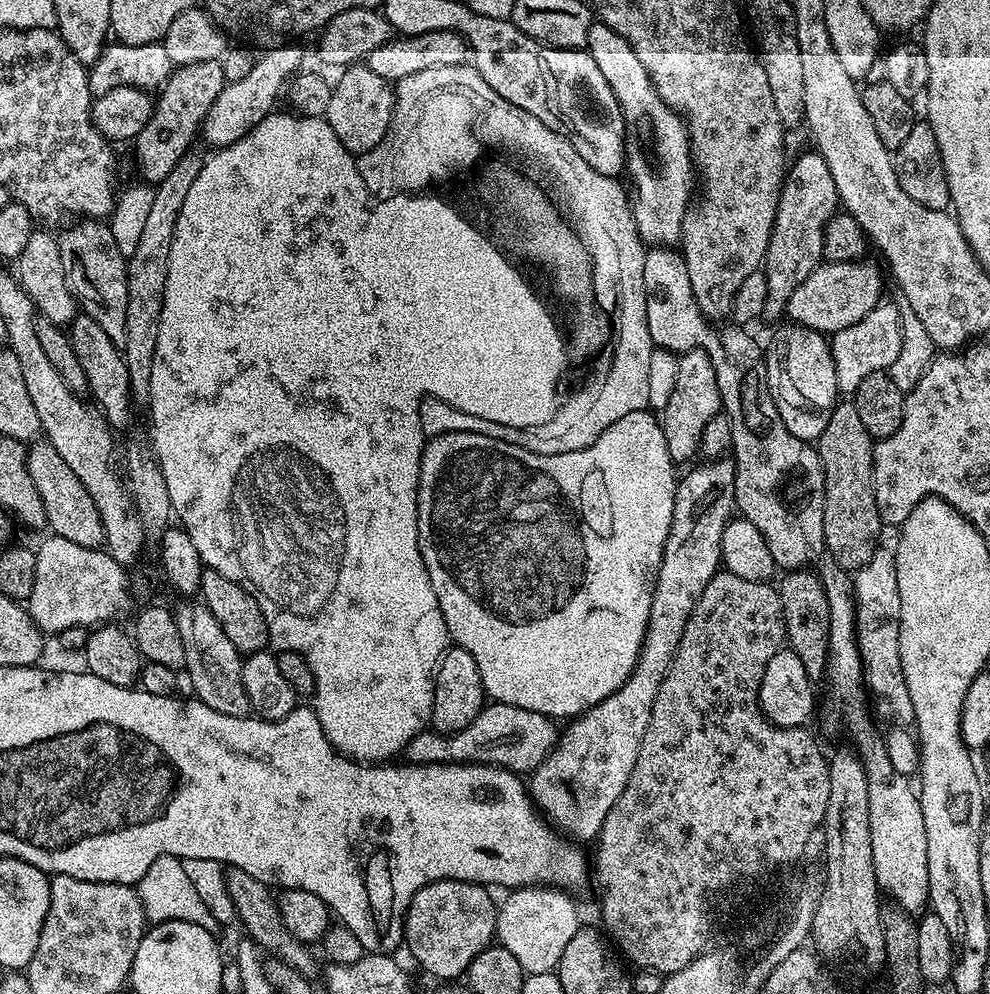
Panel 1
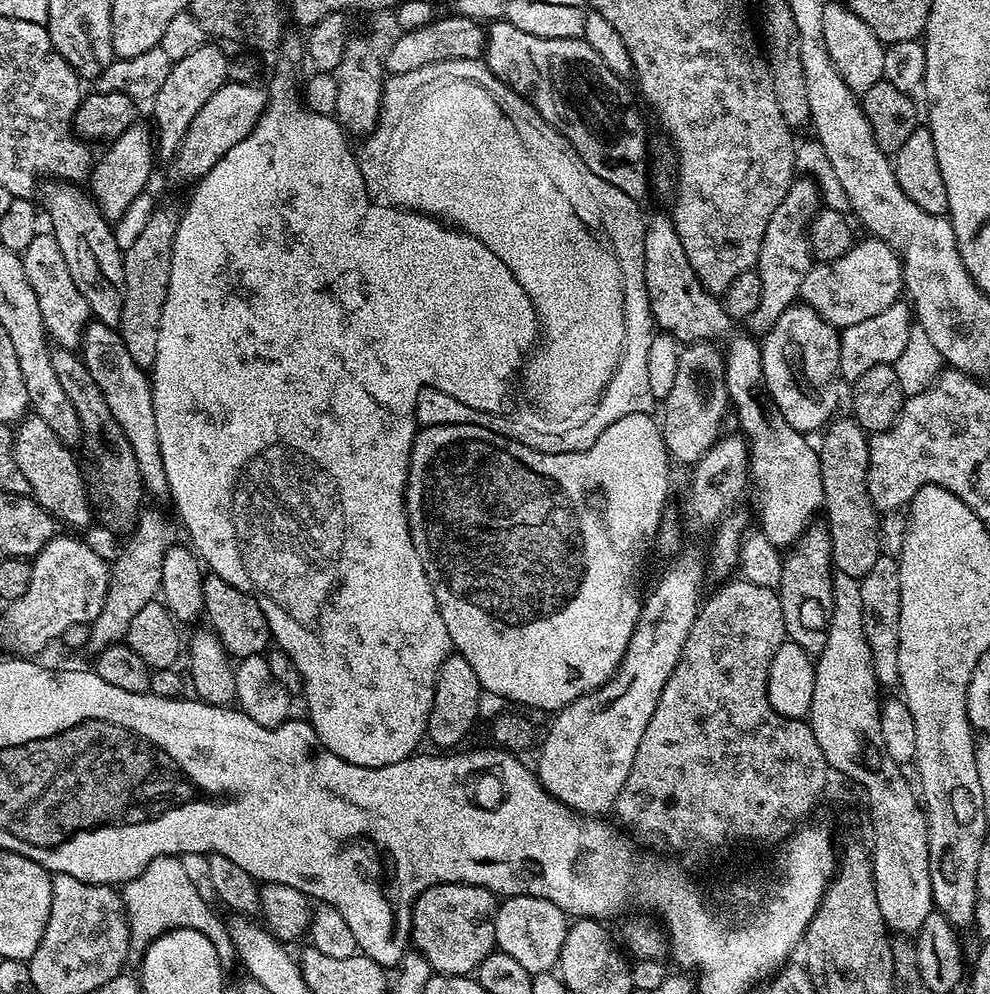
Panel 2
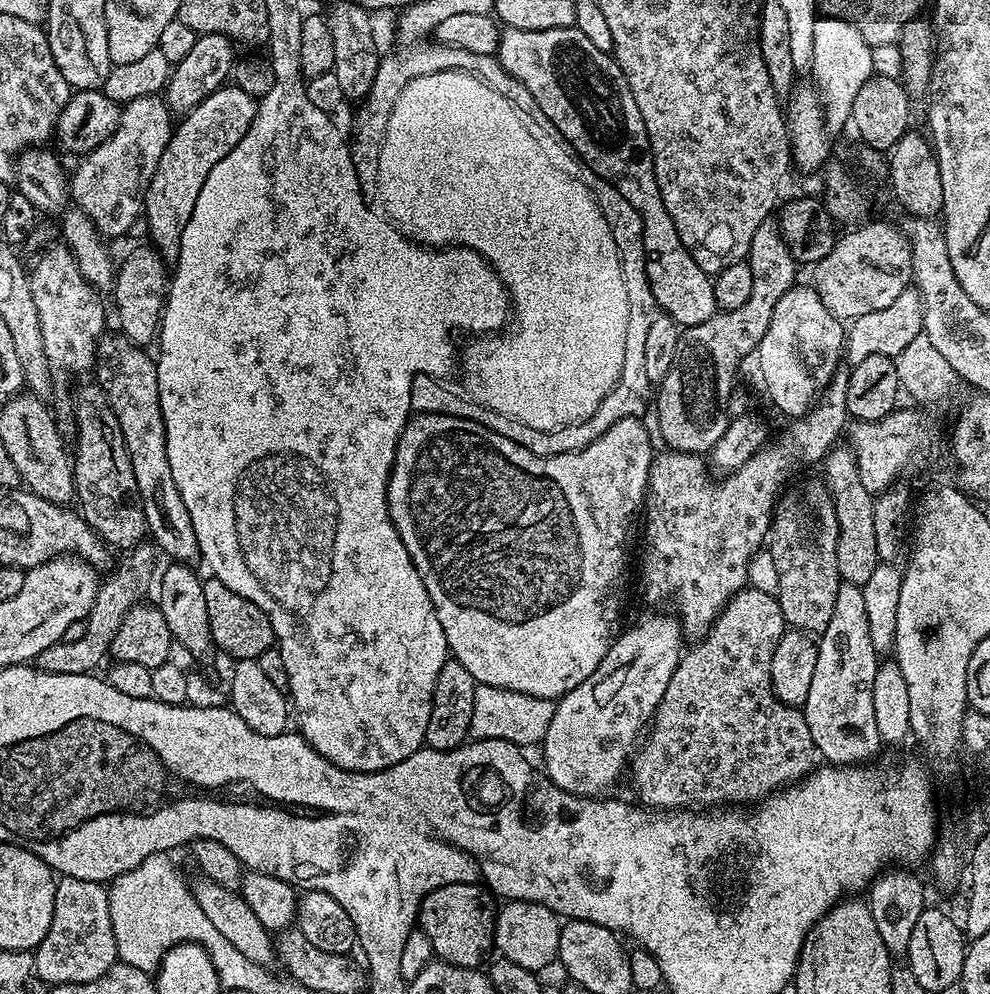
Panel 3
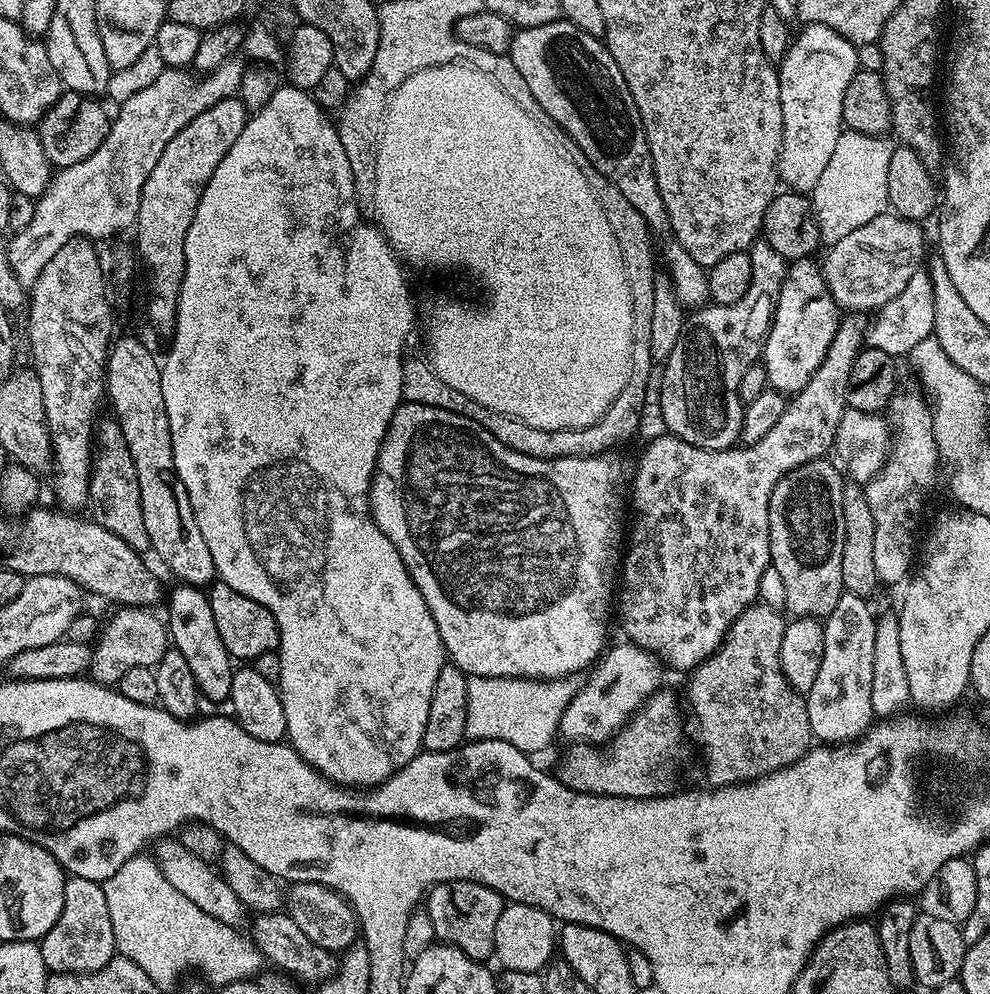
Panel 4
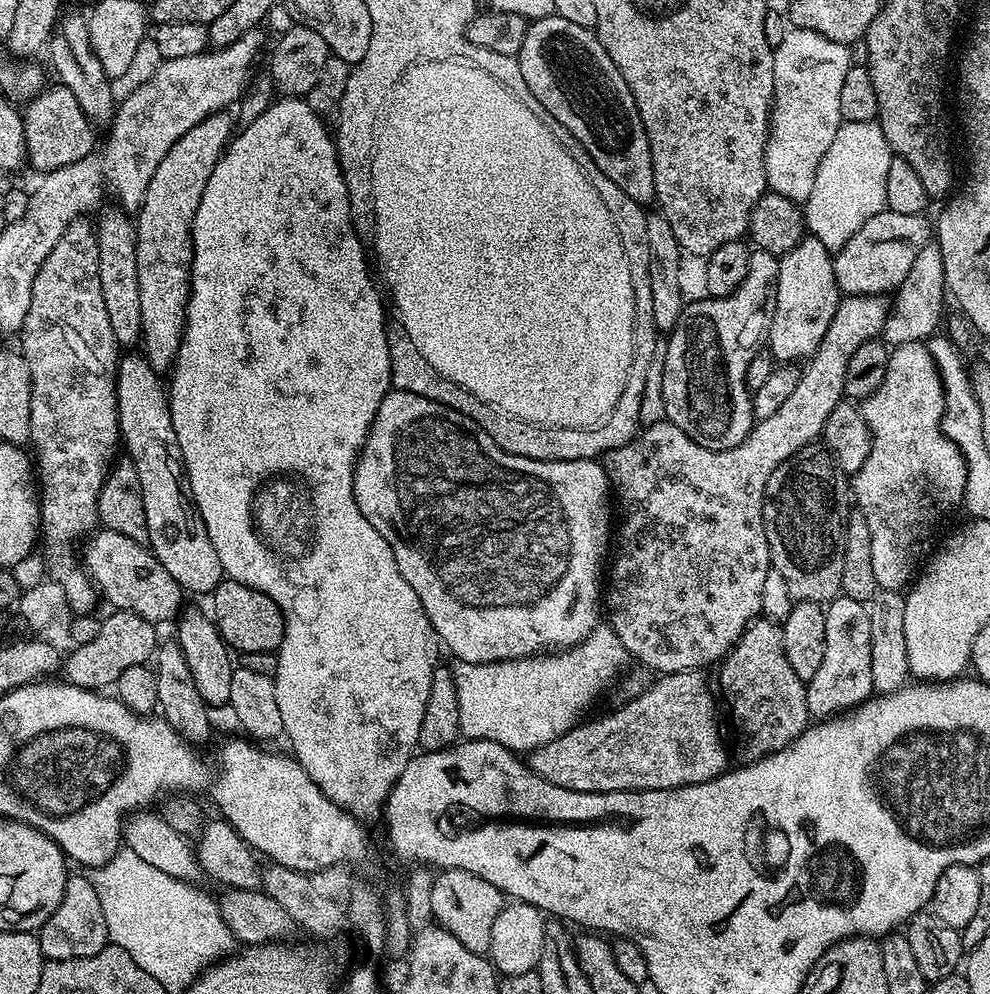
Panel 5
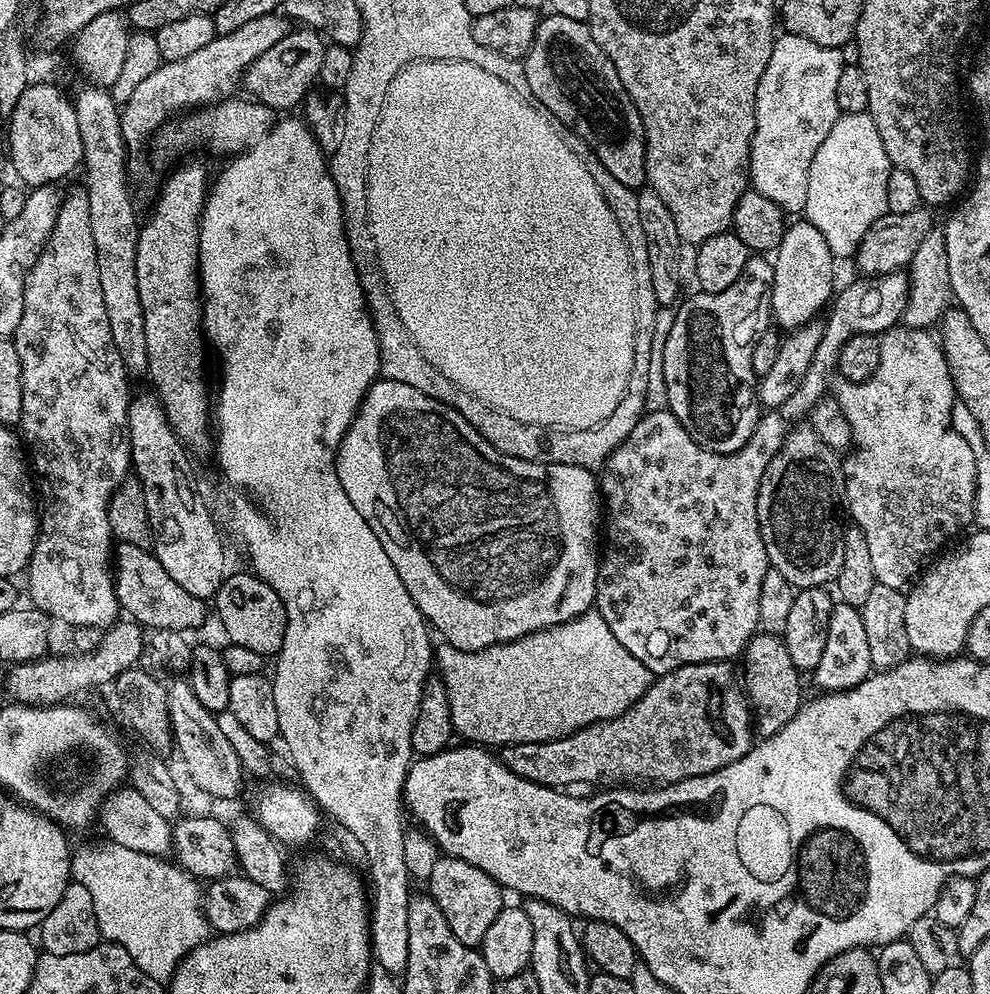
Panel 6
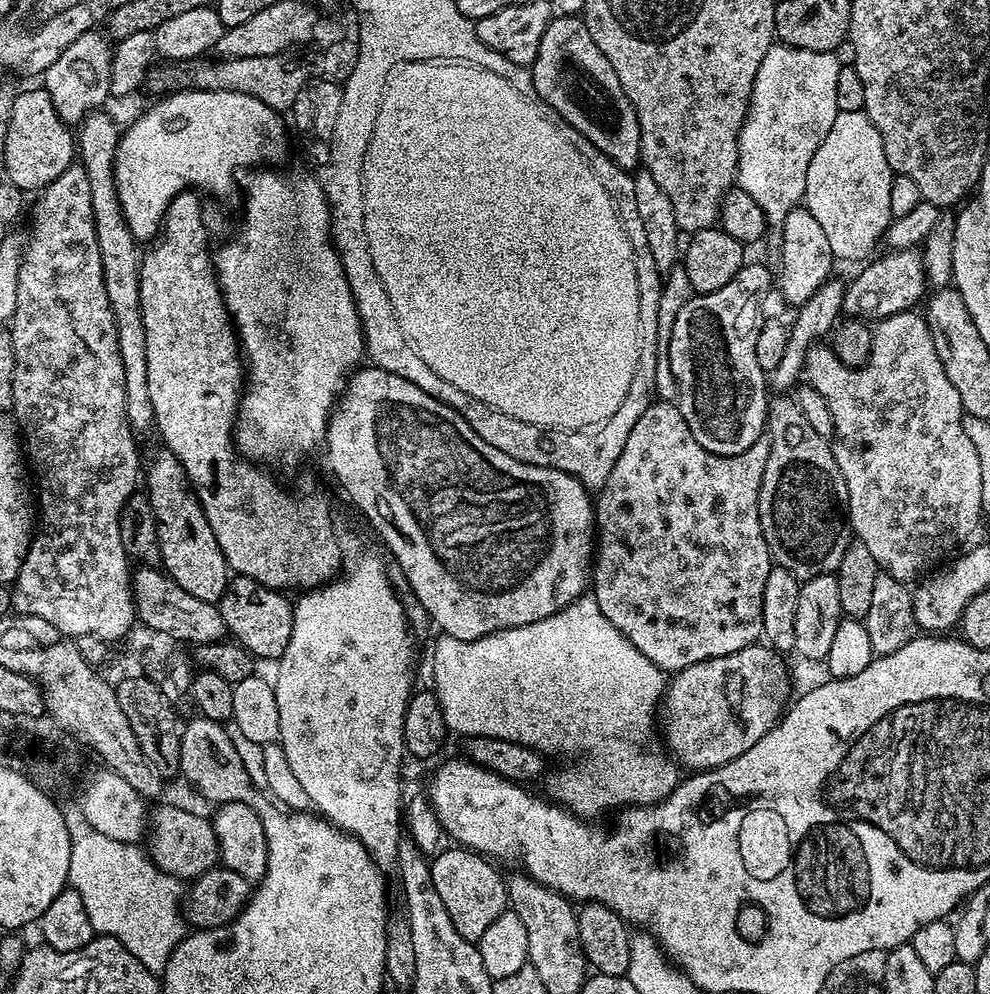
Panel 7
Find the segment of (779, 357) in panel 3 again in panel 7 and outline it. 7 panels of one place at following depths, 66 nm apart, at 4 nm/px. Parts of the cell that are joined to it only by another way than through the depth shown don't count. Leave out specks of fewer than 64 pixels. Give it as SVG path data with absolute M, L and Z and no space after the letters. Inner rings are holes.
M805 206L791 208L784 213L784 225L779 228L780 236L780 274L778 270L778 292L784 295L784 300L791 306L805 304L833 275L832 264L834 257L830 250L829 240L825 231L821 229L820 223L810 214Z

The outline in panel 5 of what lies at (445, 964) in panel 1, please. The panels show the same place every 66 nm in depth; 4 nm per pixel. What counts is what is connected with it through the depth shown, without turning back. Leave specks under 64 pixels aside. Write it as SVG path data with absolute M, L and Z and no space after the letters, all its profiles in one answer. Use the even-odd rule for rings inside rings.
M453 868L443 869L436 876L434 894L430 894L435 923L454 934L454 938L458 938L458 942L462 942L466 950L481 954L487 953L490 946L490 930L505 903L506 897L498 890L498 886L490 886L490 882L486 882L486 878L478 878L478 874Z

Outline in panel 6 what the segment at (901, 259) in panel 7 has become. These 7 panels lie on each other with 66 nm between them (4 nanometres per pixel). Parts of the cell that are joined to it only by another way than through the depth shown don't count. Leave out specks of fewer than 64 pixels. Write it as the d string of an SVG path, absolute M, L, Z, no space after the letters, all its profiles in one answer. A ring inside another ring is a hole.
M898 271L888 272L884 276L869 276L859 279L854 281L853 284L846 285L841 292L839 289L830 301L830 307L827 309L826 319L824 320L822 342L818 342L818 350L810 362L810 370L806 370L806 378L802 378L802 386L798 386L798 390L794 390L794 395L789 398L786 405L786 412L789 412L792 416L807 417L811 413L812 407L829 395L830 385L833 383L832 372L834 376L834 373L837 371L836 363L840 357L840 351L846 341L859 335L876 336L877 334L883 334L889 328L897 327L901 323L904 311L908 305L907 275L903 271Z

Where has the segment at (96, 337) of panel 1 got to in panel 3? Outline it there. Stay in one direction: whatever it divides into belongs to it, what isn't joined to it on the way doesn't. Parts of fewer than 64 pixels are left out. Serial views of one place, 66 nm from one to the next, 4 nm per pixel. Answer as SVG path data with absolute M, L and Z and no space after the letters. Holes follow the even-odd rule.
M105 334L100 337L96 345L96 363L94 365L94 380L102 386L102 390L106 394L106 398L110 398L110 406L114 410L114 414L118 414L118 426L122 426L122 438L126 438L126 450L130 454L130 466L134 466L134 479L138 481L138 494L142 494L142 506L146 510L146 522L148 523L148 536L154 541L155 547L161 553L164 552L176 562L192 562L197 559L200 547L194 538L194 526L190 526L190 514L186 510L186 506L182 506L182 494L178 494L178 486L174 486L174 474L170 474L170 458L166 458L166 426L162 422L162 406L158 398L158 370L156 369L155 359L150 355L147 356L145 349L139 344L131 344L123 334Z

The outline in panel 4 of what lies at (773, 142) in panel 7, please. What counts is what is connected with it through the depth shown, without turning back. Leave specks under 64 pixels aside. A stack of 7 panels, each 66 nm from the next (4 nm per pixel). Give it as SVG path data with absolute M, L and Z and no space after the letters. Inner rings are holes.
M804 24L801 32L795 37L794 46L789 47L783 60L779 61L780 101L782 102L782 150L780 151L780 166L778 176L784 180L789 189L805 194L811 194L822 170L829 165L830 154L838 143L838 138L844 128L842 118L842 98L846 98L846 90L856 77L860 68L857 45L852 44L830 26Z

